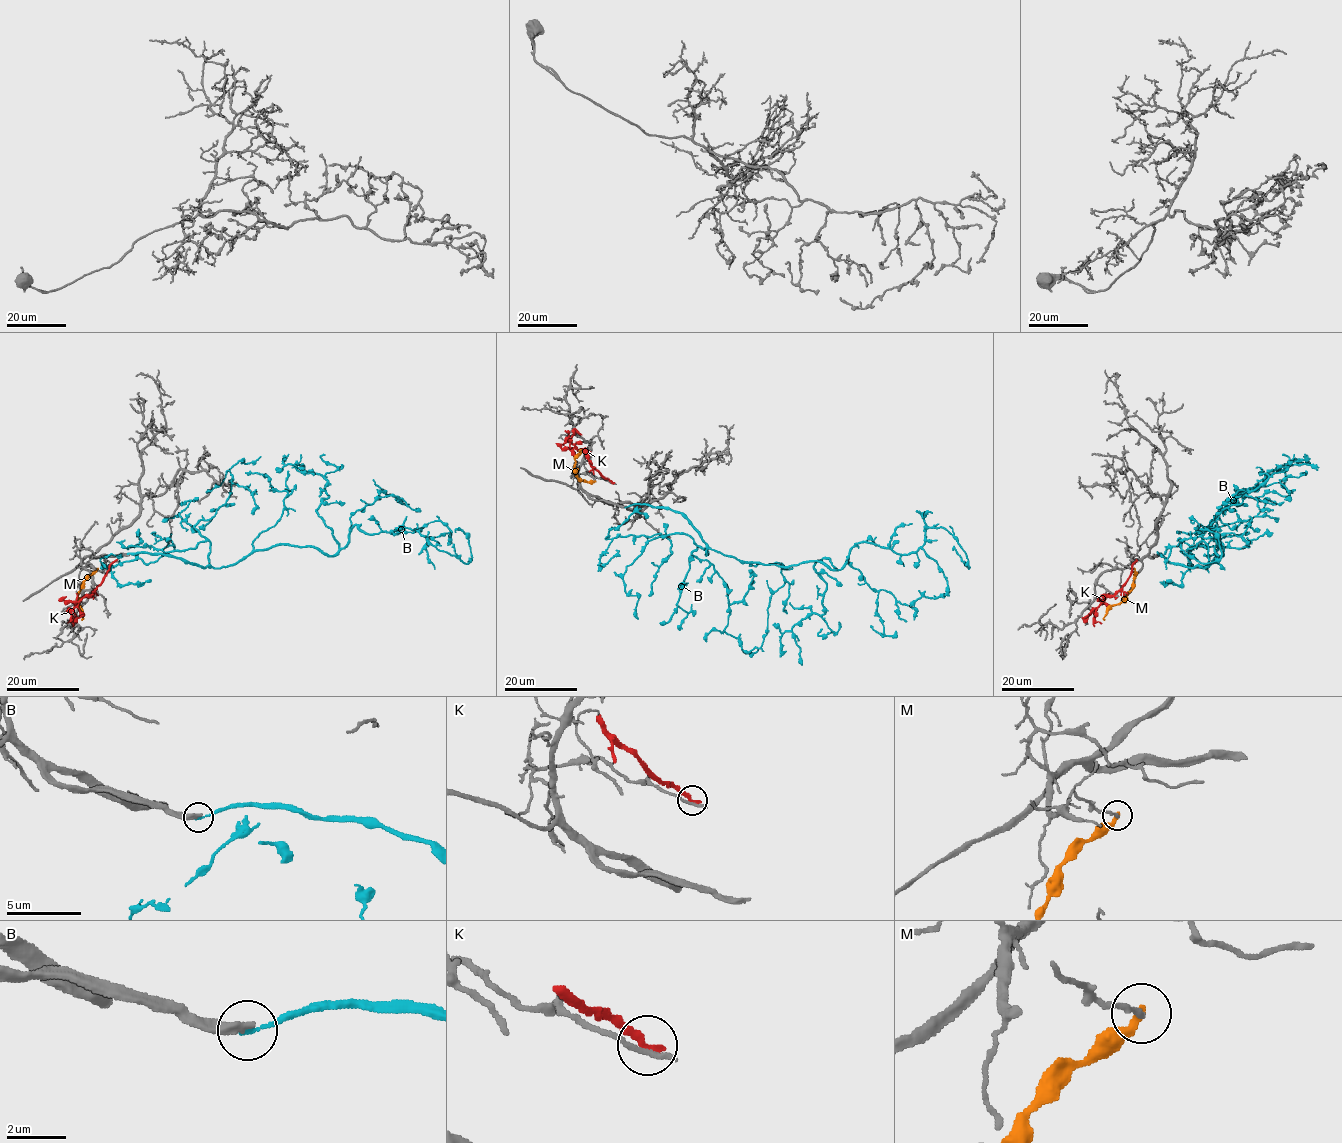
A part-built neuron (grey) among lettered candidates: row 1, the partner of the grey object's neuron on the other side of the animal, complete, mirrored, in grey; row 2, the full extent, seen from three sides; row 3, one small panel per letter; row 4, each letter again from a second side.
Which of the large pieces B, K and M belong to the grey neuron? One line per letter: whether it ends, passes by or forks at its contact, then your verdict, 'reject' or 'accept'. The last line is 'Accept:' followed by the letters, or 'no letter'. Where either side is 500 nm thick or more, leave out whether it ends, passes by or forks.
B: it ends | reject
K: it ends | reject
M: it ends | reject
Accept: no letter

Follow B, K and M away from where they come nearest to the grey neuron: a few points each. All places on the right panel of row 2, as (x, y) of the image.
B: (1161, 553), (1202, 568), (1223, 549), (1195, 533), (1208, 528), (1181, 551), (1217, 560), (1203, 532)
K: (1136, 560), (1128, 580), (1113, 595), (1104, 596), (1088, 615)
M: (1135, 569), (1133, 588), (1121, 603), (1108, 610), (1104, 620)

